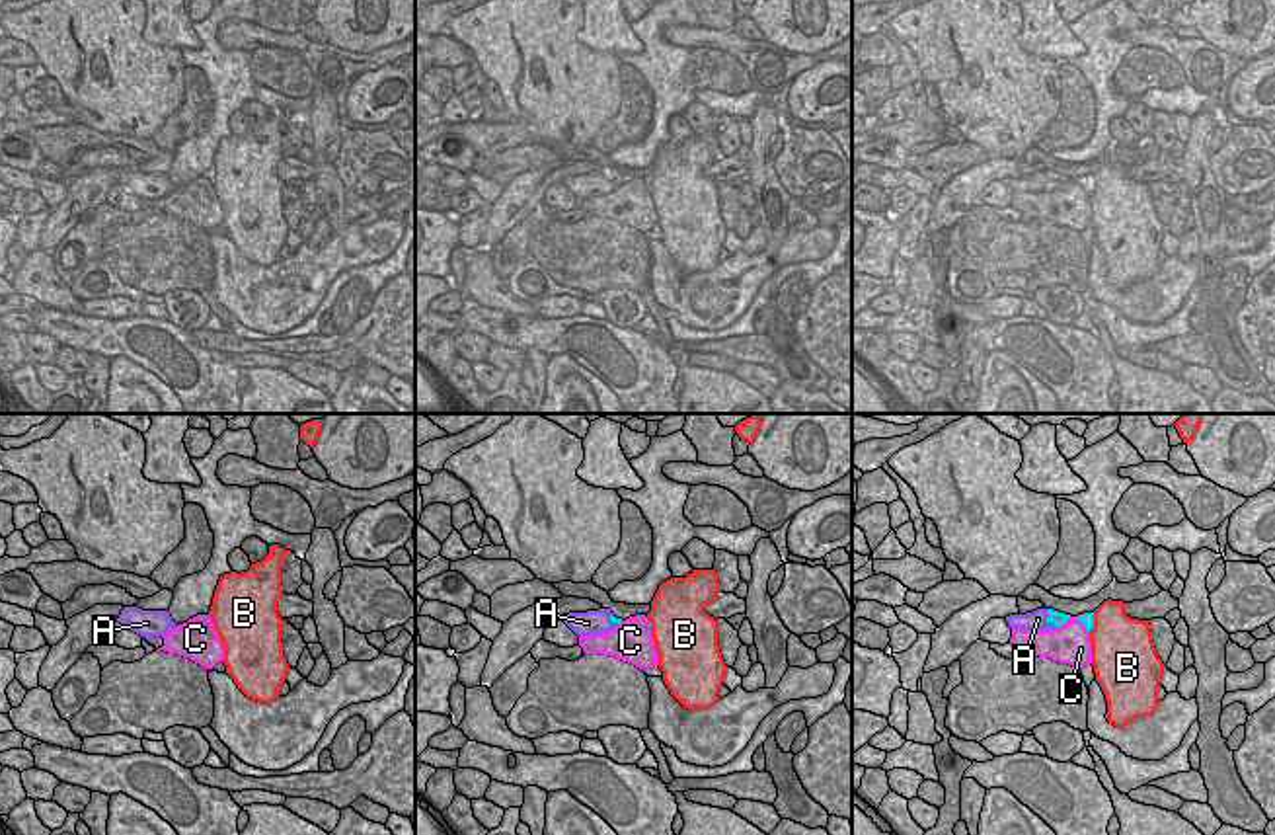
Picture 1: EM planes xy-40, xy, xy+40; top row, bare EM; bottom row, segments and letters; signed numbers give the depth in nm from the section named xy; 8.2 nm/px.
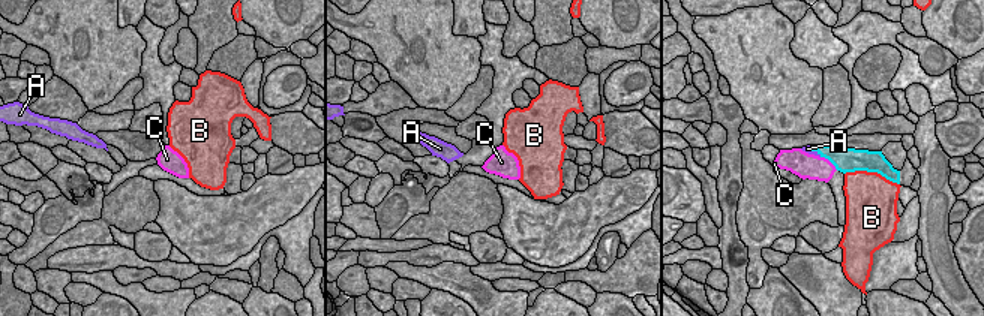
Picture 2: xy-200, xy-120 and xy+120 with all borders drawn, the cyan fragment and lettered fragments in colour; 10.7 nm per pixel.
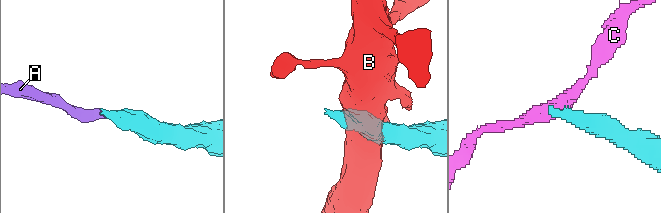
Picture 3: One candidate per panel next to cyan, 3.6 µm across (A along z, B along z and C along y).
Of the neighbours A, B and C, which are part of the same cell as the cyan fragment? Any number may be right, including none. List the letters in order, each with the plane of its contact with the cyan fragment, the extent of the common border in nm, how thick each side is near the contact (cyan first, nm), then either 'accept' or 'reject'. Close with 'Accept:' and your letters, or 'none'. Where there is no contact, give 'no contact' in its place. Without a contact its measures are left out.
A: meets cyan in xy+40; contact 190 nm long; 120 nm thick on the cyan side, 160 nm on the other; accept
B: meets cyan in xy+40; contact 170 nm long; 100 nm thick on the cyan side, 420 nm on the other; reject
C: meets cyan in xy+40; contact 140 nm long; 120 nm thick on the cyan side, 320 nm on the other; reject
Accept: A

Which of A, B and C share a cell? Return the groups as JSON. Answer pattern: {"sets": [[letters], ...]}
{"sets": [["A"], ["B"], ["C"]]}

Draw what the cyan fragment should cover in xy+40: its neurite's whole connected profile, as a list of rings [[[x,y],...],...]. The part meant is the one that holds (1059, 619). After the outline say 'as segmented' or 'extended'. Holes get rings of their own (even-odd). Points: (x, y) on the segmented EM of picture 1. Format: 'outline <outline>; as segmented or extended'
outline [[[1037,609],[1025,615],[1010,615],[1006,622],[1010,628],[1024,628],[1024,630],[1053,630],[1062,626],[1070,615],[1053,611],[1053,609]]]; extended

